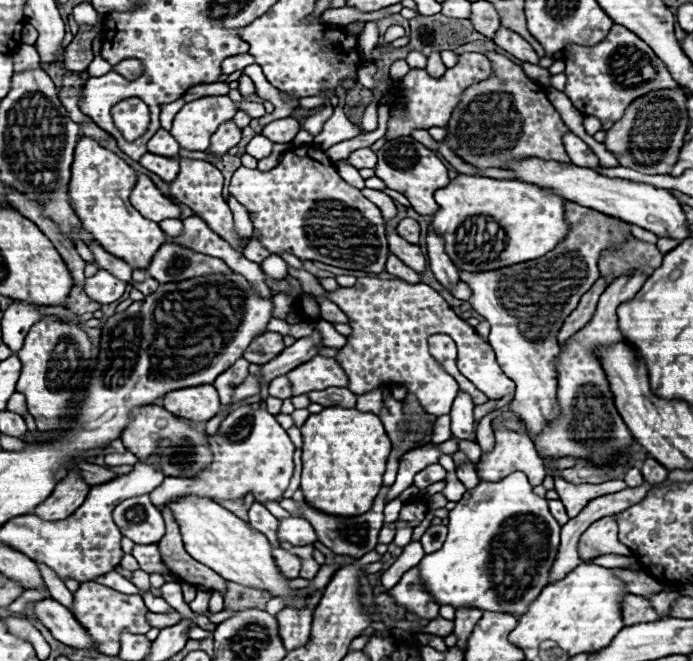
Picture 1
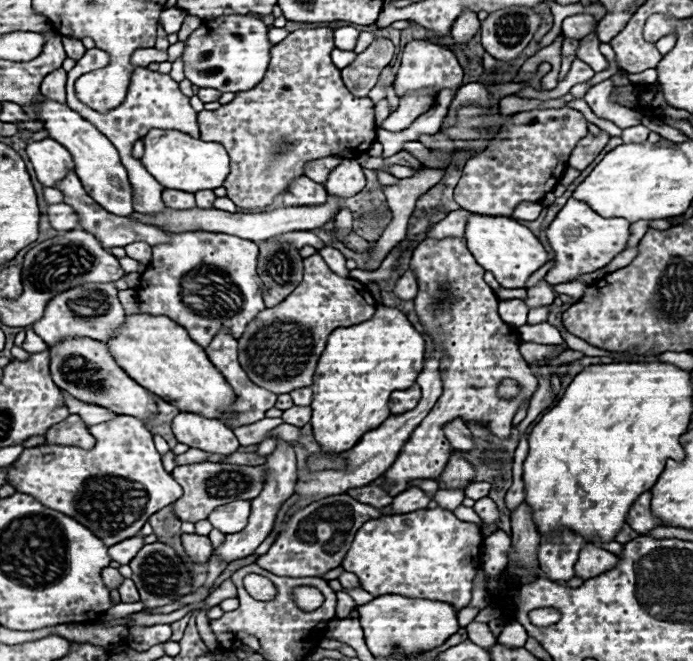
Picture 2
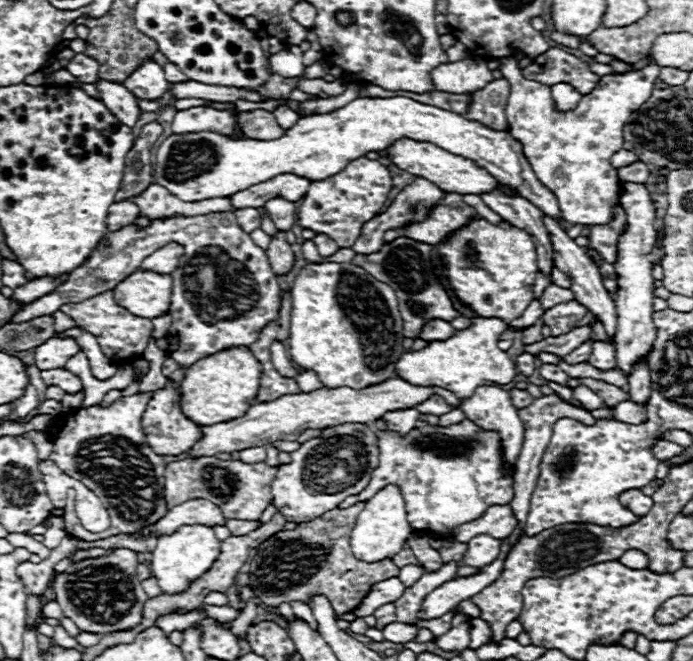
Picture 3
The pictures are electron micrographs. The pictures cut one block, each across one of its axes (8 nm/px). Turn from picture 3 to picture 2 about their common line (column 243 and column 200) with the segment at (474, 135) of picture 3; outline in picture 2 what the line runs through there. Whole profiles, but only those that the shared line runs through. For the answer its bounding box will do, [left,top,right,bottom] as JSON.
[140,128,230,192]

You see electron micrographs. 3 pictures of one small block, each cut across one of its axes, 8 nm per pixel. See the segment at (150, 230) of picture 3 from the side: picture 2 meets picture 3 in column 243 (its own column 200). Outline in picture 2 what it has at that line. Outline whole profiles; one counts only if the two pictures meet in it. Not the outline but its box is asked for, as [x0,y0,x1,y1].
[138,230,264,348]

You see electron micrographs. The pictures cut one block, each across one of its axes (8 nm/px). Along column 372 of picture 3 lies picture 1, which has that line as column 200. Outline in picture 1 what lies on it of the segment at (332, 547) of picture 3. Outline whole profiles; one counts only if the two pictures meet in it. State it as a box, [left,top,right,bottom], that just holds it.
[158,508,226,594]

